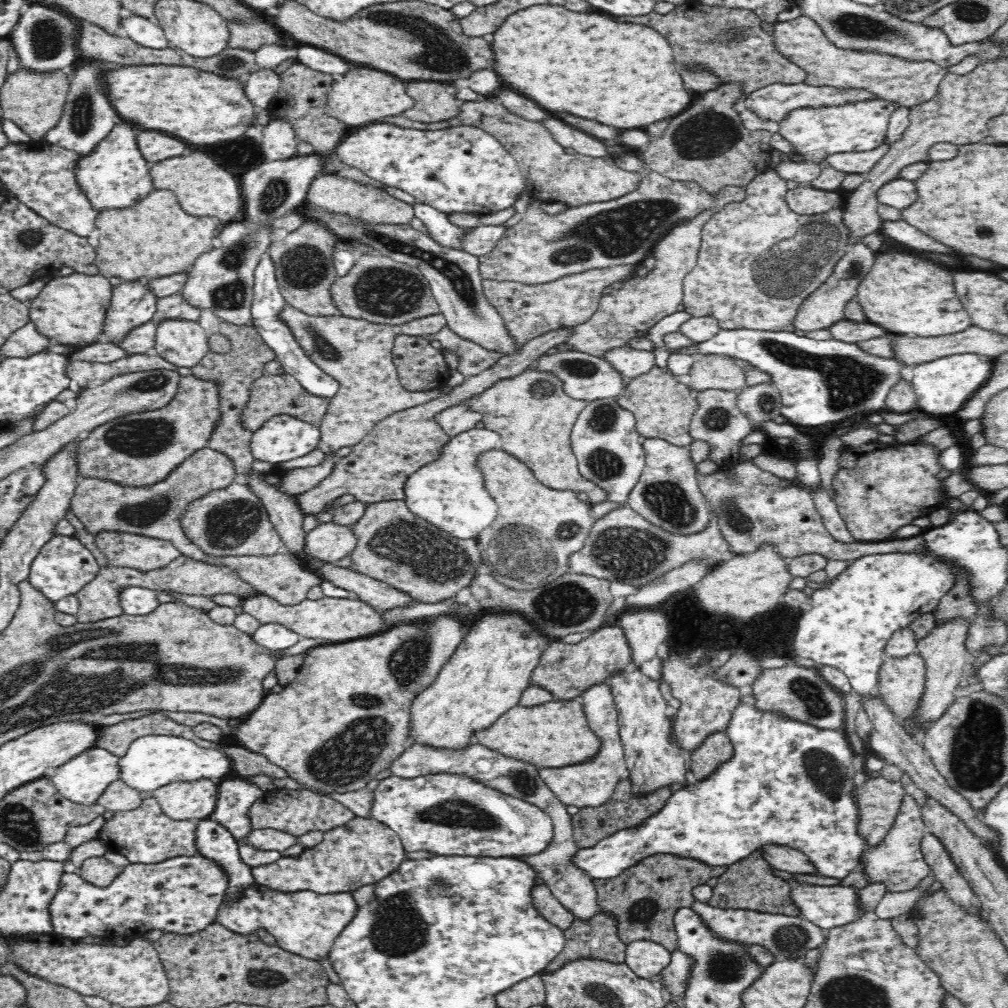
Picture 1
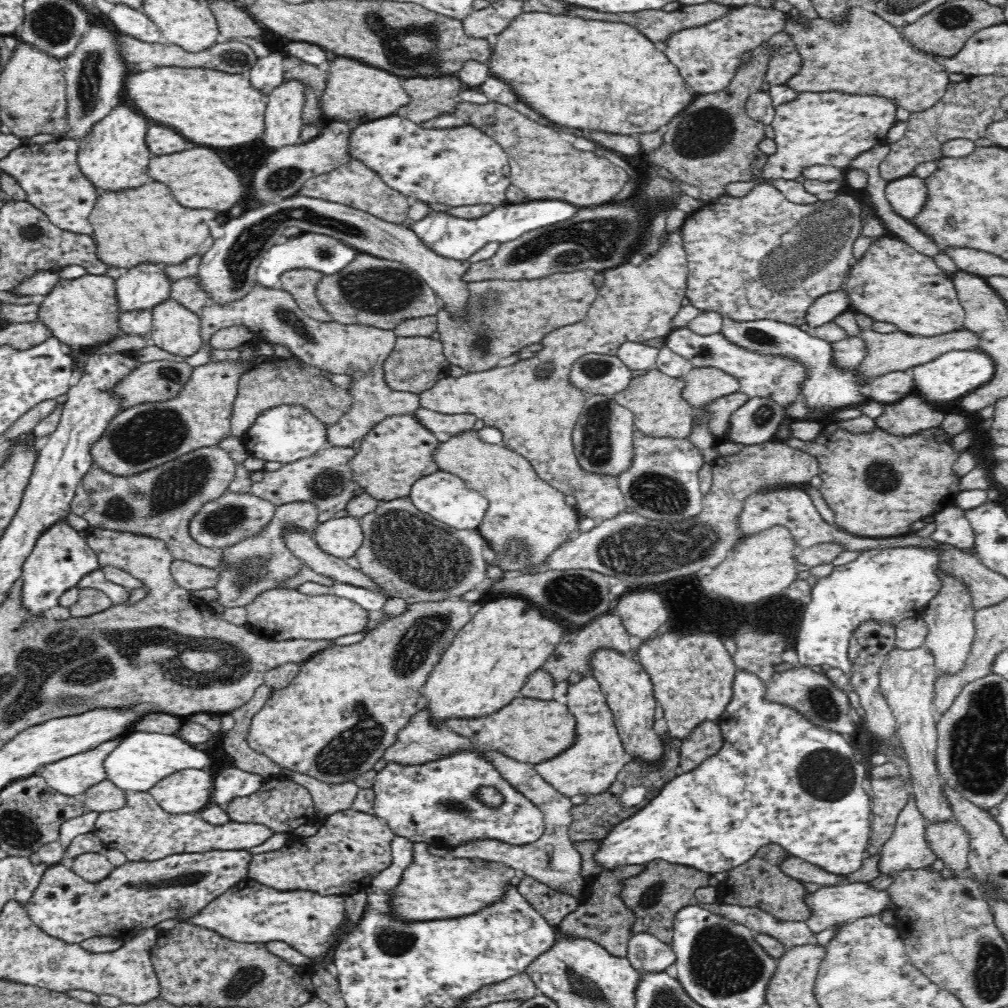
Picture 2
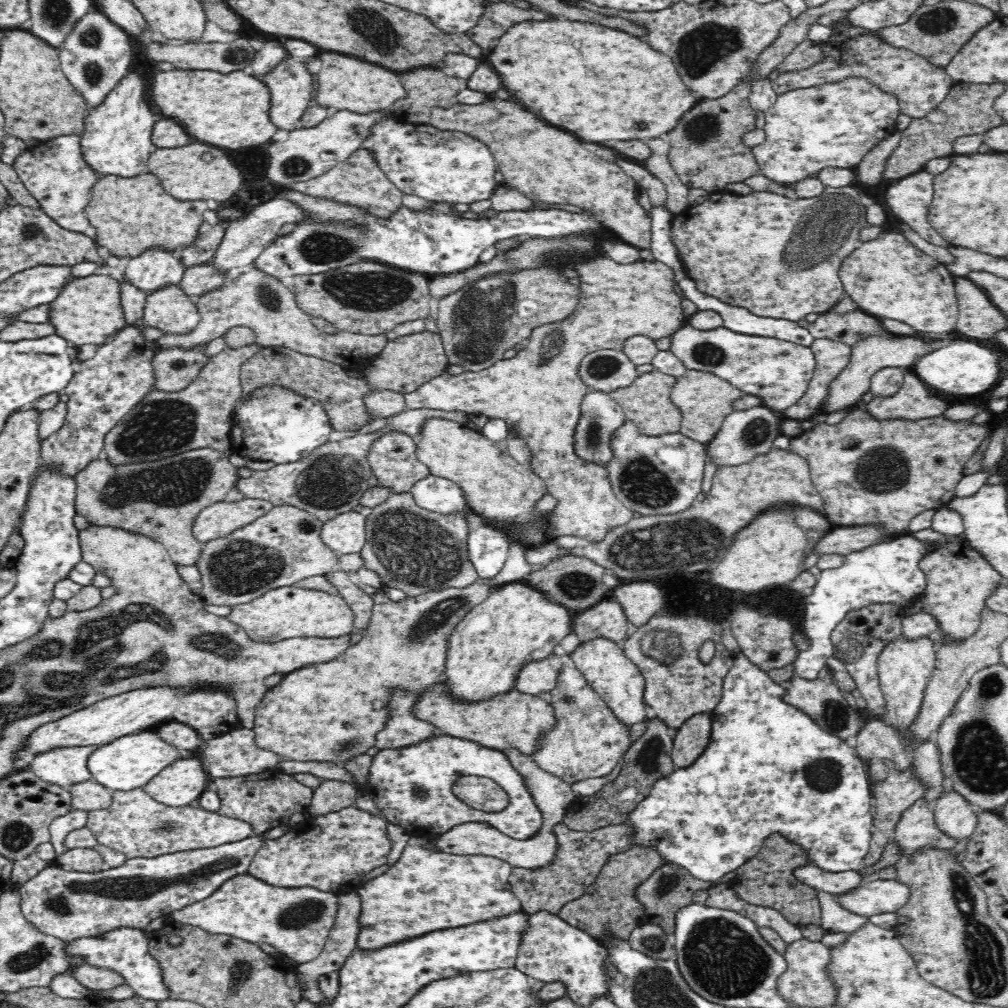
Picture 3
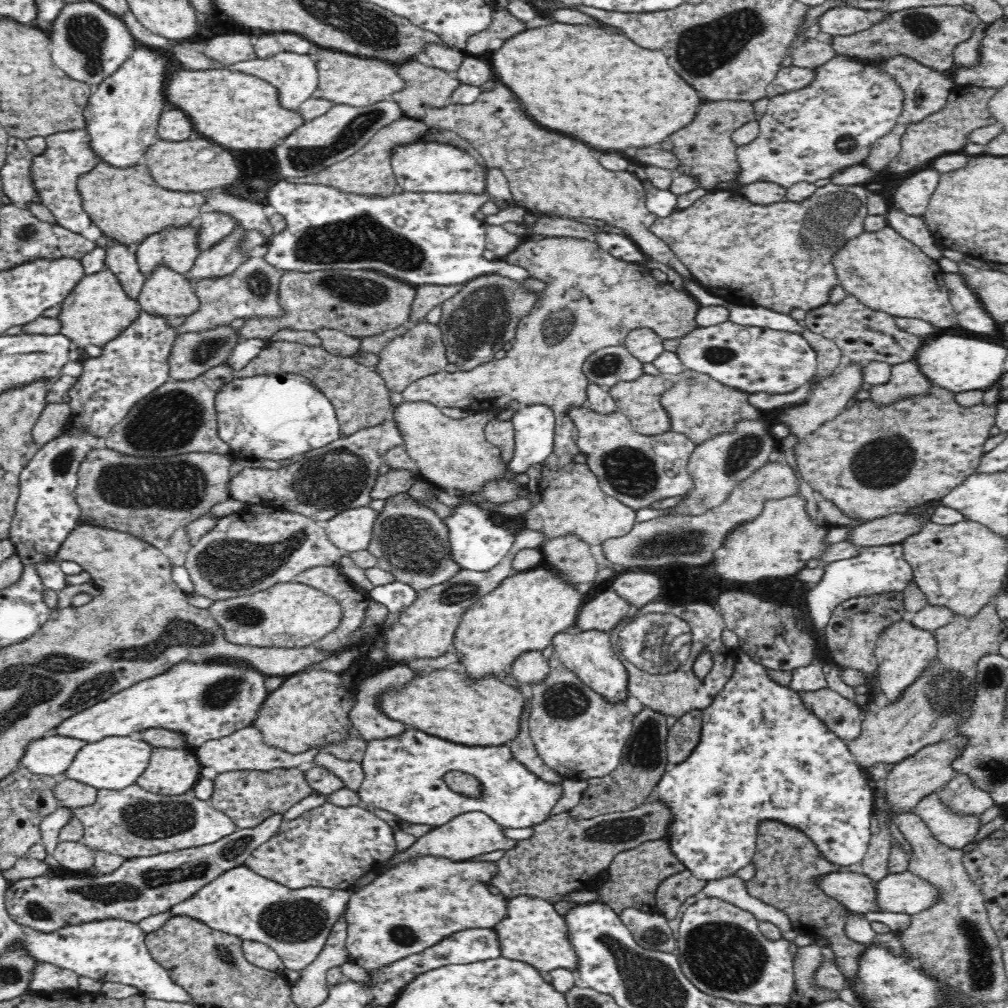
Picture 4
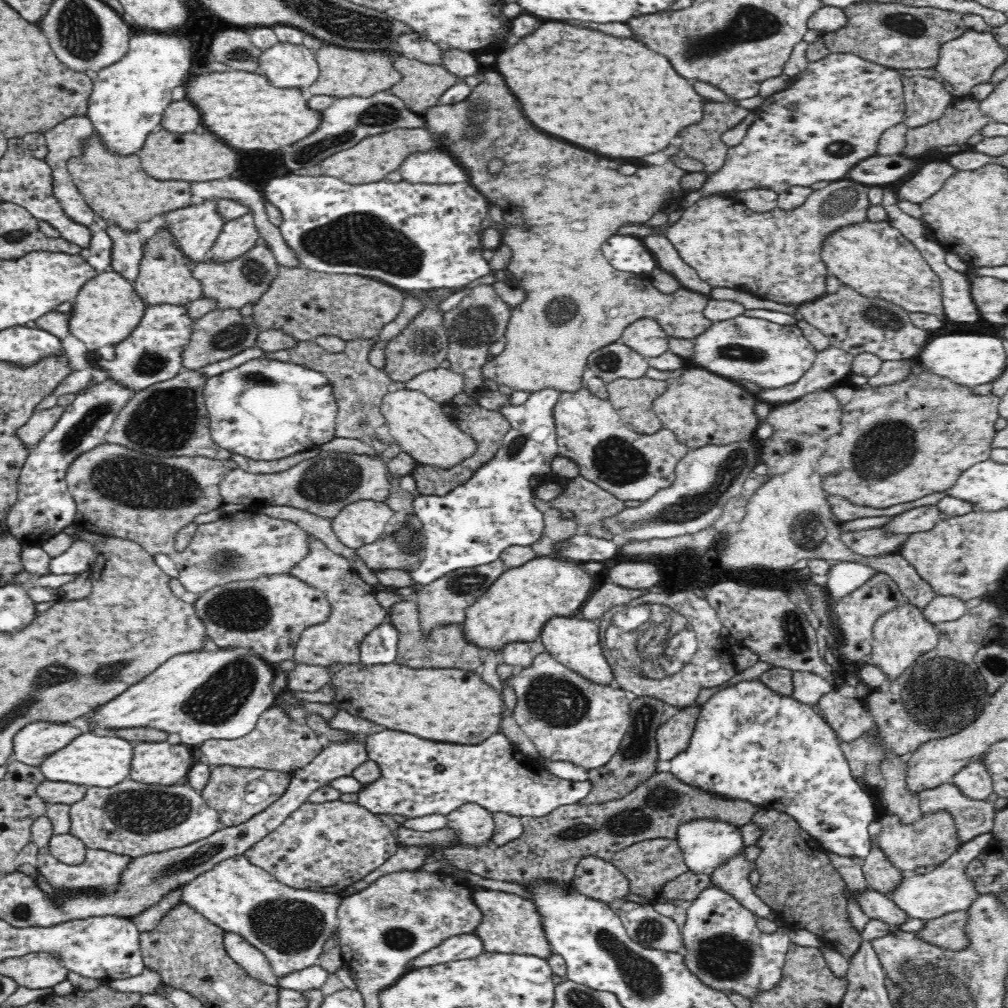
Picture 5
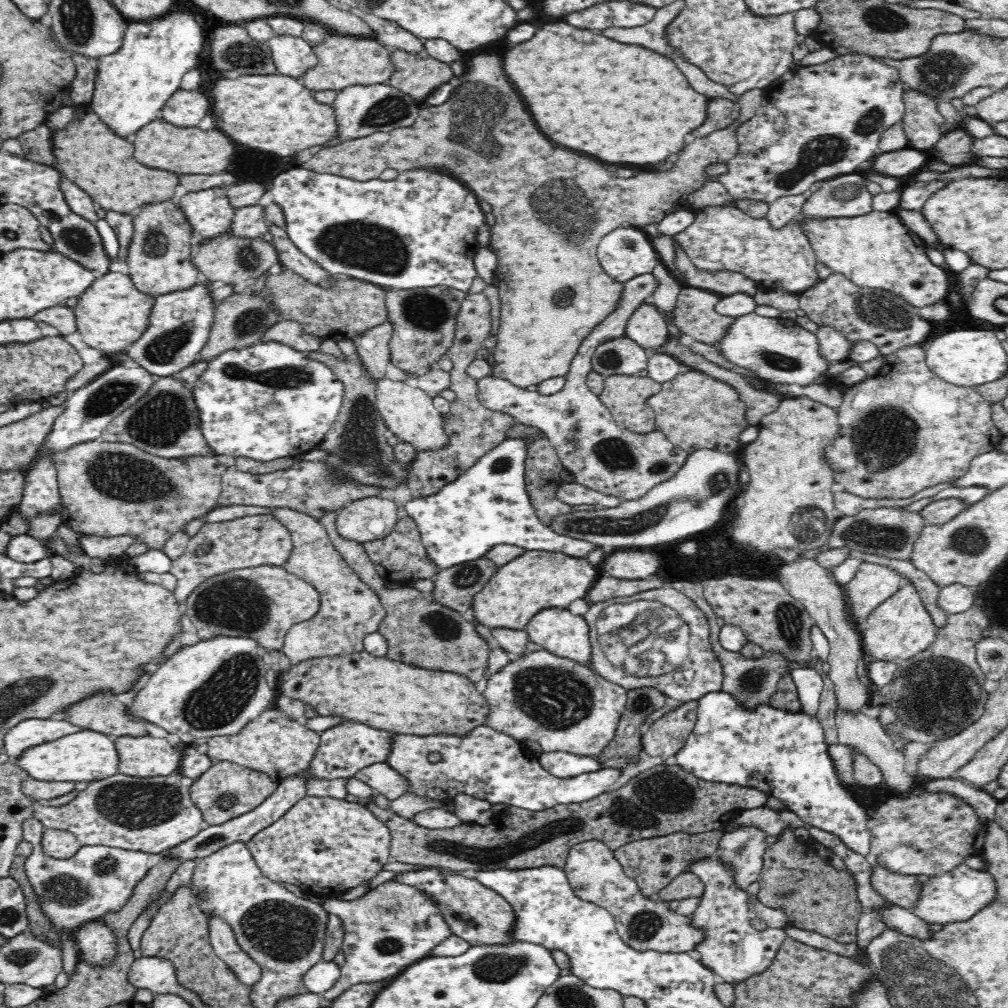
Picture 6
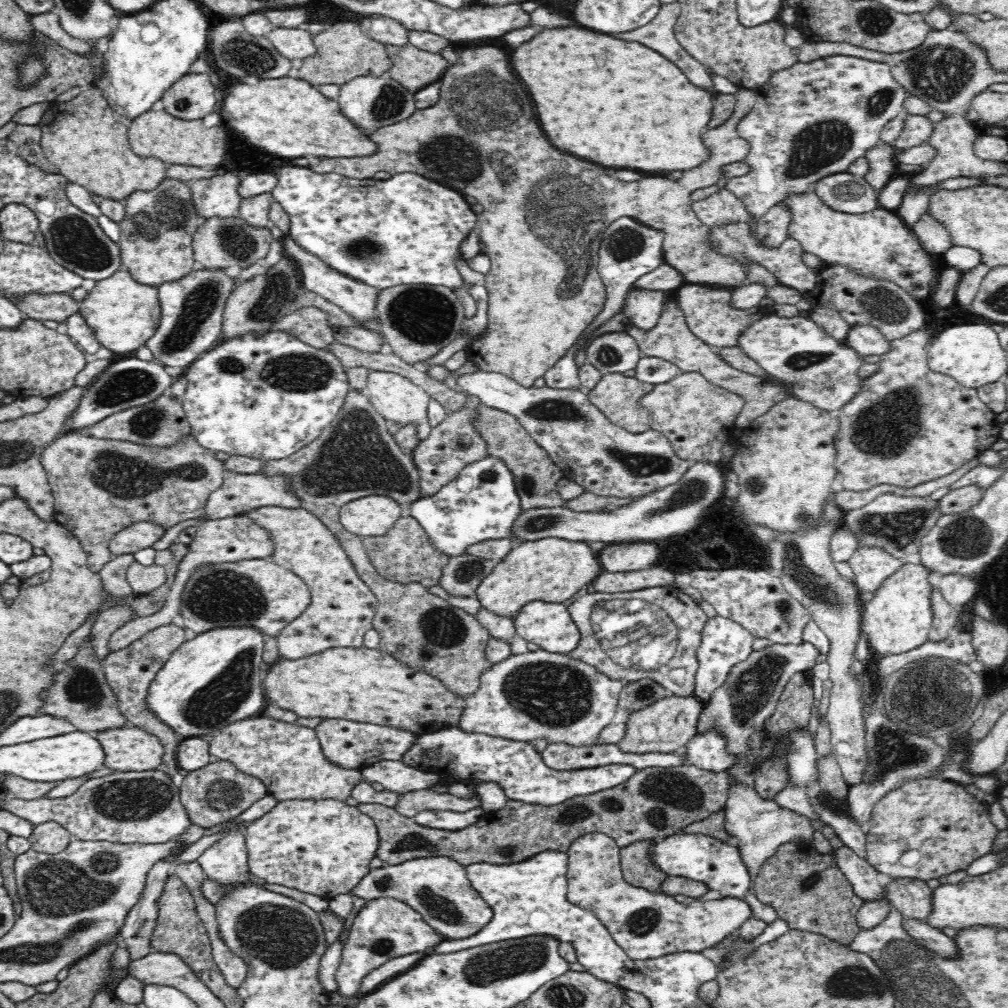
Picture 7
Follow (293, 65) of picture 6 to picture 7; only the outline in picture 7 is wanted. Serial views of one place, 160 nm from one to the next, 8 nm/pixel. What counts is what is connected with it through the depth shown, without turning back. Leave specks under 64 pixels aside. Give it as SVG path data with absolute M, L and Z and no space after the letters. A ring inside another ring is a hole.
M307 27L295 29L275 28L267 34L268 40L274 48L288 58L288 60L301 60L316 54L313 36Z

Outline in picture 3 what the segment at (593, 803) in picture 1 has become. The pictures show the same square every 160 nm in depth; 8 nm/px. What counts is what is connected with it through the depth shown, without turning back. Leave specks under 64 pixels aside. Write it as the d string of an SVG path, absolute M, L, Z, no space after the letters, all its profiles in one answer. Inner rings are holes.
M563 666L554 691L546 696L553 706L557 725L539 738L534 763L571 786L590 778L608 776L630 746L630 729L618 720L603 698L577 669Z

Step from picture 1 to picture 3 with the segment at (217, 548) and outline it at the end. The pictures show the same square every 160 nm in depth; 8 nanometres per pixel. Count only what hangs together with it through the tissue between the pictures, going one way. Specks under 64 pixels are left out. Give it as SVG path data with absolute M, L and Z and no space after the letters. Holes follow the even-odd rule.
M246 497L236 502L216 502L199 512L193 522L193 535L202 543L224 538L268 514L274 507L267 500Z

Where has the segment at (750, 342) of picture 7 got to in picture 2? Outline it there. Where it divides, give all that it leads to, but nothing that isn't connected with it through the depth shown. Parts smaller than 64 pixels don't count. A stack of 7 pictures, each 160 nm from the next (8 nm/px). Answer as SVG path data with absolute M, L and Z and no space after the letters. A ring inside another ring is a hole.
M687 326L673 329L665 338L665 347L680 357L689 360L694 367L716 366L720 370L731 374L740 383L740 392L752 396L763 396L775 400L779 406L792 404L800 394L800 384L804 382L806 373L798 361L786 357L768 357L747 352L731 344L722 333L712 336L701 336L688 329Z

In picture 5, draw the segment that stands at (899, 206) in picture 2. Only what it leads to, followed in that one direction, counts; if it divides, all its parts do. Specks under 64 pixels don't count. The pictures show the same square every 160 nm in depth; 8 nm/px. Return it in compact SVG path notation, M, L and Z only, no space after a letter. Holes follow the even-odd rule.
M948 162L926 163L909 180L901 184L897 197L900 201L910 201L910 203L921 205L956 171Z

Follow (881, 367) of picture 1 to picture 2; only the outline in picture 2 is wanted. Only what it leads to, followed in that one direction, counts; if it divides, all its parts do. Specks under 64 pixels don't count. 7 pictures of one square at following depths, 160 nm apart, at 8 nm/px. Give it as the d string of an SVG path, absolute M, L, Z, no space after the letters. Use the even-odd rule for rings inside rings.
M723 318L723 326L724 328L720 330L720 333L722 333L731 344L743 348L743 350L746 350L747 352L760 354L761 356L786 357L786 359L798 361L798 363L804 367L806 378L804 378L804 382L800 384L800 394L798 394L798 398L796 398L792 404L788 404L788 406L784 406L783 408L785 414L795 421L819 421L824 417L833 415L835 411L853 408L871 400L871 398L869 398L869 392L867 392L869 384L871 383L870 378L865 380L857 368L840 368L837 366L832 343L820 338L814 338L807 332L802 331L799 327L784 322L768 320L733 322L732 320Z

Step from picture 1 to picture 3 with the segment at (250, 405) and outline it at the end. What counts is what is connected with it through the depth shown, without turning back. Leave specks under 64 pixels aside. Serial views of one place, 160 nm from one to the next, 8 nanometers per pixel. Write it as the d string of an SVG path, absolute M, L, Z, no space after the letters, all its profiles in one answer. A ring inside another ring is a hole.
M280 346L262 347L250 360L241 366L239 379L241 380L240 401L247 401L254 391L260 387L276 385L284 387L306 398L316 399L324 407L331 426L337 431L356 431L371 422L371 416L364 405L364 394L370 386L364 376L350 377L348 370L330 361L305 356L300 352L281 348Z

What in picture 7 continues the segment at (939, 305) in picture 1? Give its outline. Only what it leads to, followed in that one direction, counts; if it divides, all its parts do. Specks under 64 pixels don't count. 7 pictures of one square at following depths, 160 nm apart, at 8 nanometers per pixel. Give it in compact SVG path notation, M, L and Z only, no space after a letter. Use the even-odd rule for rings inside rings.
M800 193L789 196L783 200L791 210L792 220L788 232L803 246L806 253L815 254L828 266L844 265L846 269L854 271L863 278L874 279L878 282L890 282L900 286L904 292L908 292L918 302L927 300L933 295L938 280L938 273L934 260L924 250L919 238L912 228L908 228L903 220L893 211L880 208L864 214L848 214L832 210L824 205L816 193L809 195Z

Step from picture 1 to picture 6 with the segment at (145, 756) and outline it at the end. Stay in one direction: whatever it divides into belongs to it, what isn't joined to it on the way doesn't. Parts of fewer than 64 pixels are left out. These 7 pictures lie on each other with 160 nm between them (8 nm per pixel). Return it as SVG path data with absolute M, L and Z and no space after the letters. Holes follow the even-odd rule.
M88 729L26 749L14 762L18 762L36 781L90 783L120 774L120 755L116 750L115 738Z

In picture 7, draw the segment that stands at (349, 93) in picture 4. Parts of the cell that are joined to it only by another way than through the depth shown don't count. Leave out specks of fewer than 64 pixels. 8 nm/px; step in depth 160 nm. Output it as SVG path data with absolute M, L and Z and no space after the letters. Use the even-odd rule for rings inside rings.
M337 21L331 24L325 31L313 36L313 43L316 54L305 58L298 68L298 79L310 83L313 87L323 84L340 86L360 76L380 78L387 76L392 66L386 46L372 39L358 23L352 21Z

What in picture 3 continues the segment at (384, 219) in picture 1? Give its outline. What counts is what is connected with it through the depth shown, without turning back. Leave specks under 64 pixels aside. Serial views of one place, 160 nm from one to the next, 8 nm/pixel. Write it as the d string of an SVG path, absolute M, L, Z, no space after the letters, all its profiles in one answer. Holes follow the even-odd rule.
M358 149L346 160L333 166L328 172L311 178L306 182L295 182L290 188L302 194L328 199L348 206L360 207L360 209L378 218L390 218L402 205L404 193L393 185L384 171L378 167L376 159L370 151Z

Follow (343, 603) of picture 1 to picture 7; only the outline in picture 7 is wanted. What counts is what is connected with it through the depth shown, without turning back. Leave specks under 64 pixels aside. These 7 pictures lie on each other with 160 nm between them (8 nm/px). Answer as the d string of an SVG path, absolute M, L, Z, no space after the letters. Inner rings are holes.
M240 560L226 564L210 564L193 572L181 596L179 614L186 628L197 635L218 627L252 627L266 637L276 638L280 631L298 618L311 603L308 585L291 570L267 560Z

